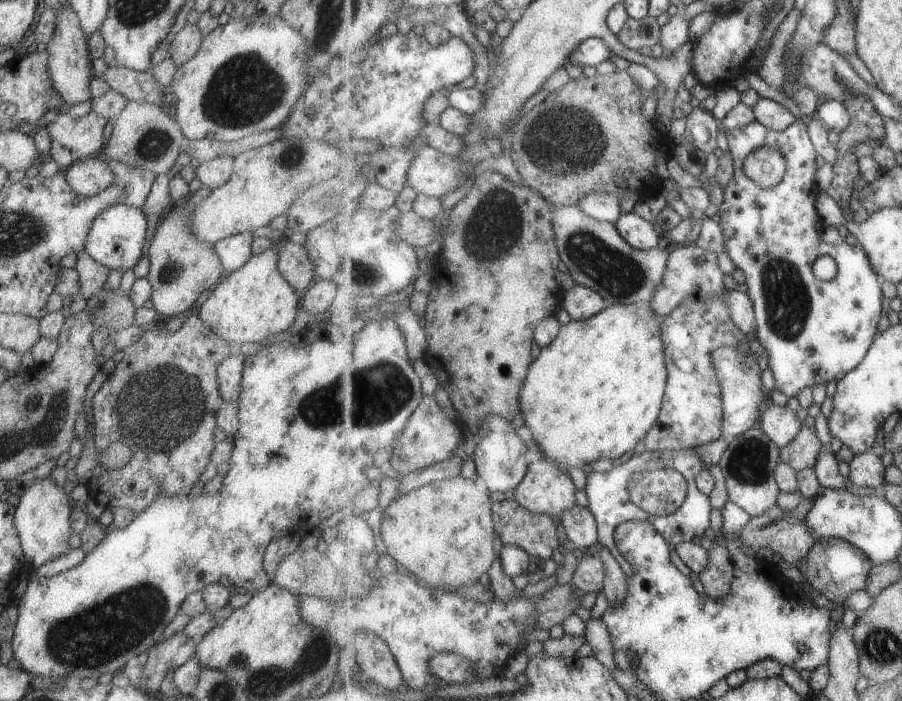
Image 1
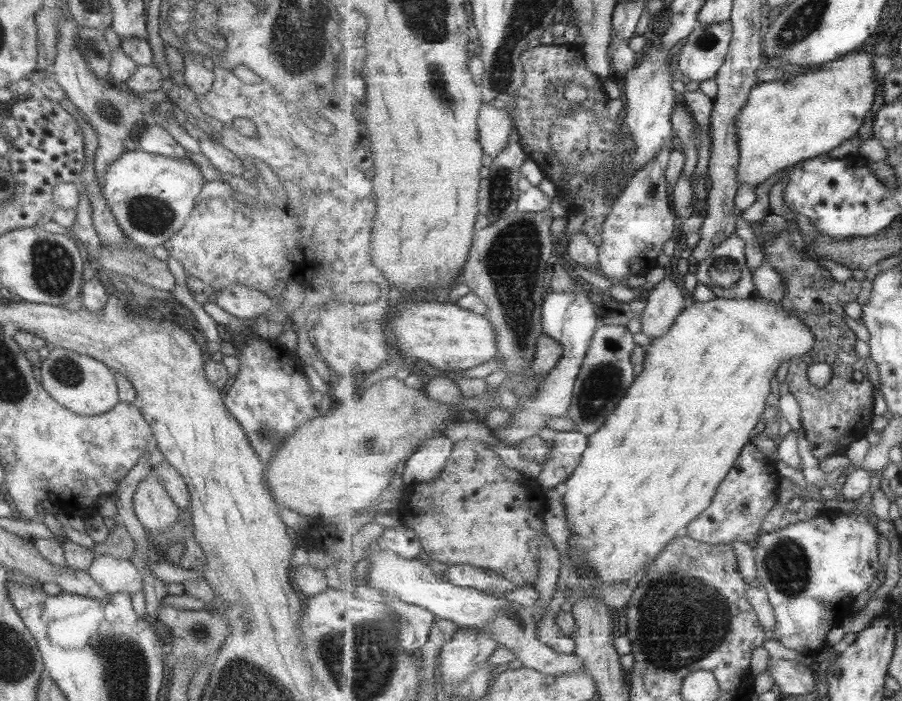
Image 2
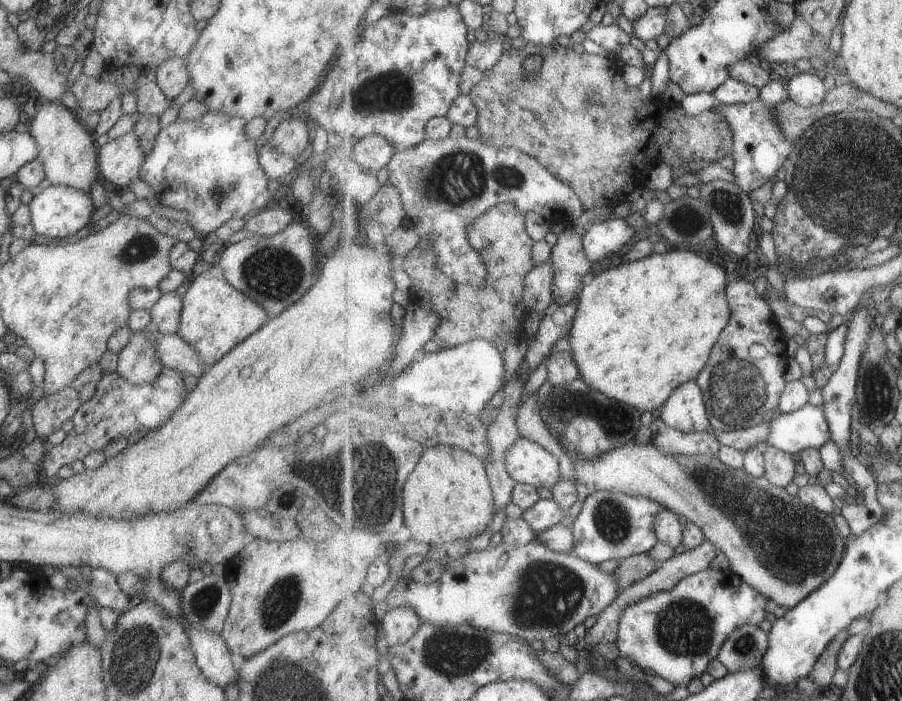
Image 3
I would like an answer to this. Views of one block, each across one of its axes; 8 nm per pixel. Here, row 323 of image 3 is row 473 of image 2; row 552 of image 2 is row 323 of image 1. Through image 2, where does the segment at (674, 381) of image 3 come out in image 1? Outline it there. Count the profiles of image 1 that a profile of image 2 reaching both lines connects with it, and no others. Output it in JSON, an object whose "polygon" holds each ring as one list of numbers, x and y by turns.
{"polygon":[[647,304,613,305,602,310,593,318,584,321,571,320,562,326,559,336,549,346,541,348,540,355,531,363,525,384,520,390,520,403,524,412,526,426,531,430,533,440,538,443,538,448,542,449,542,454,547,460,556,463,561,468,581,468,585,464,595,462,597,458,605,457,616,463,625,459,627,454,637,446,637,442,645,440,662,413,663,399,669,381,666,350,665,346,663,346,663,338,661,338,662,320,662,316,651,310]]}

